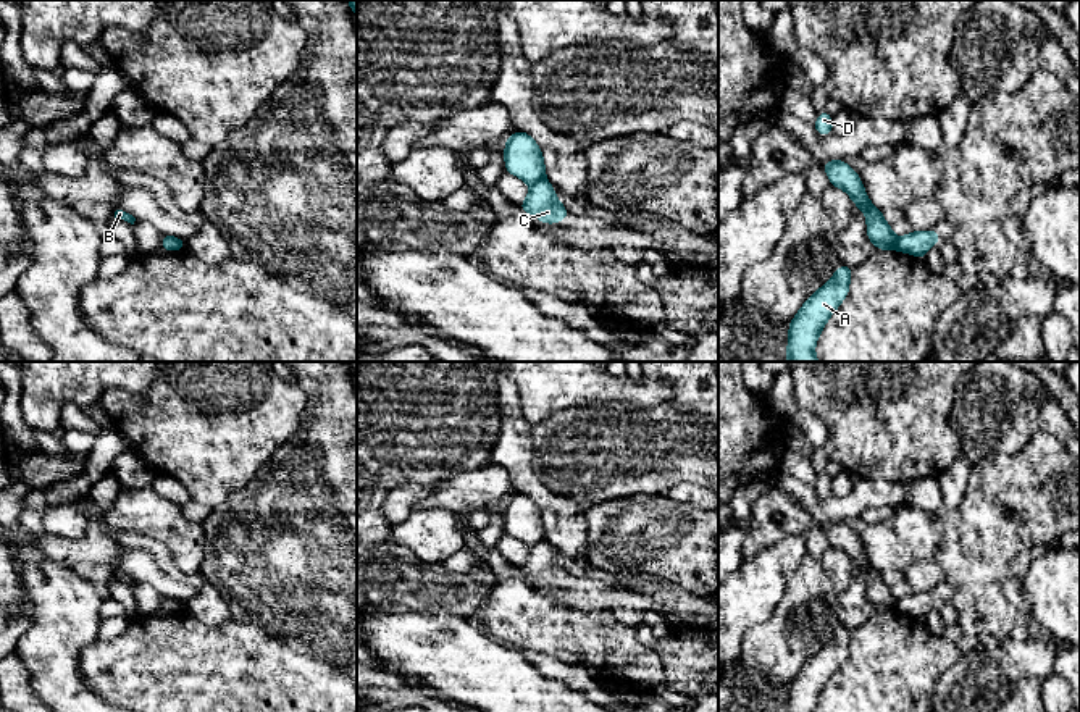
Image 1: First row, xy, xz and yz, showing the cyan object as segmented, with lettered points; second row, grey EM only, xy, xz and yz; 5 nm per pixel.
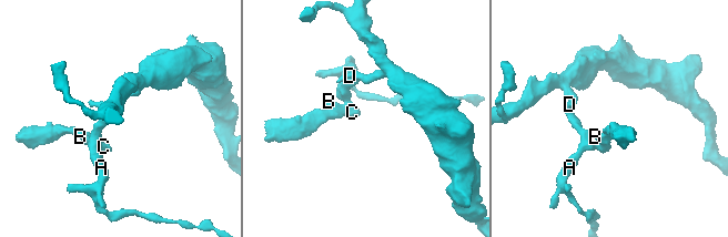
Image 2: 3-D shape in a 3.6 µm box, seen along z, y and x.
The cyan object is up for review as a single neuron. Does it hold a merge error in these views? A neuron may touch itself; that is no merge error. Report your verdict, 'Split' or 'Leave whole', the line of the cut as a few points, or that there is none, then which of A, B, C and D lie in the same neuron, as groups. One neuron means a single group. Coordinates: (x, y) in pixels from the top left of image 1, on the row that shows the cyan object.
Split. Split along xz (543, 176), (531, 184). Groups: A D / B C

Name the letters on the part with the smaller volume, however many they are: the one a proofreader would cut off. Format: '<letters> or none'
B, C

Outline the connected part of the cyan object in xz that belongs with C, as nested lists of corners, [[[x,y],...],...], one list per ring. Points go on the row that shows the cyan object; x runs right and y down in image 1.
[[[546,178],[531,184],[526,200],[517,207],[546,224],[557,224],[559,220],[570,216],[570,212],[559,202],[554,186]]]

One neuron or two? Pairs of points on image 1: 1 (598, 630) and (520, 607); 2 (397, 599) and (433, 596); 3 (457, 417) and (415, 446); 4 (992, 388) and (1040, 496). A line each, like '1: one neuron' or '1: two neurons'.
1: one neuron
2: one neuron
3: one neuron
4: two neurons

